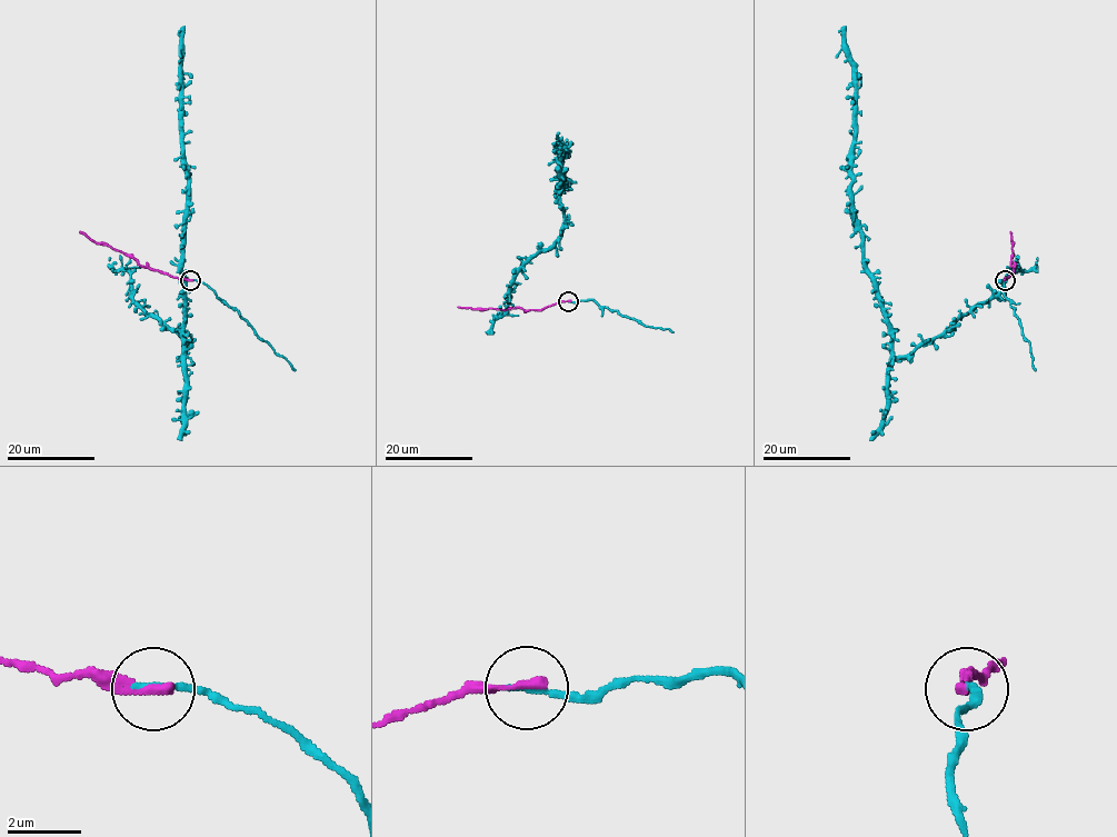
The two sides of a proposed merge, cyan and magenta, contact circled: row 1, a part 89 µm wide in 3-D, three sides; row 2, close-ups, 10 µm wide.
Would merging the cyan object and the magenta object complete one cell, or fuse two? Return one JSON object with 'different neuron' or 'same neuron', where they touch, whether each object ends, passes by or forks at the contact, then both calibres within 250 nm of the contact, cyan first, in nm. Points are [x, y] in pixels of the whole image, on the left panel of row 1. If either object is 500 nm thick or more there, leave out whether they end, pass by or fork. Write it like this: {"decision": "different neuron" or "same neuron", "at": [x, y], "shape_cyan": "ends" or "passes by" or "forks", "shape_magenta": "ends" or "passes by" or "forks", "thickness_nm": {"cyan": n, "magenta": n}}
{"decision": "same neuron", "at": [190, 280], "shape_cyan": "ends", "shape_magenta": "ends", "thickness_nm": {"cyan": 200, "magenta": 280}}

